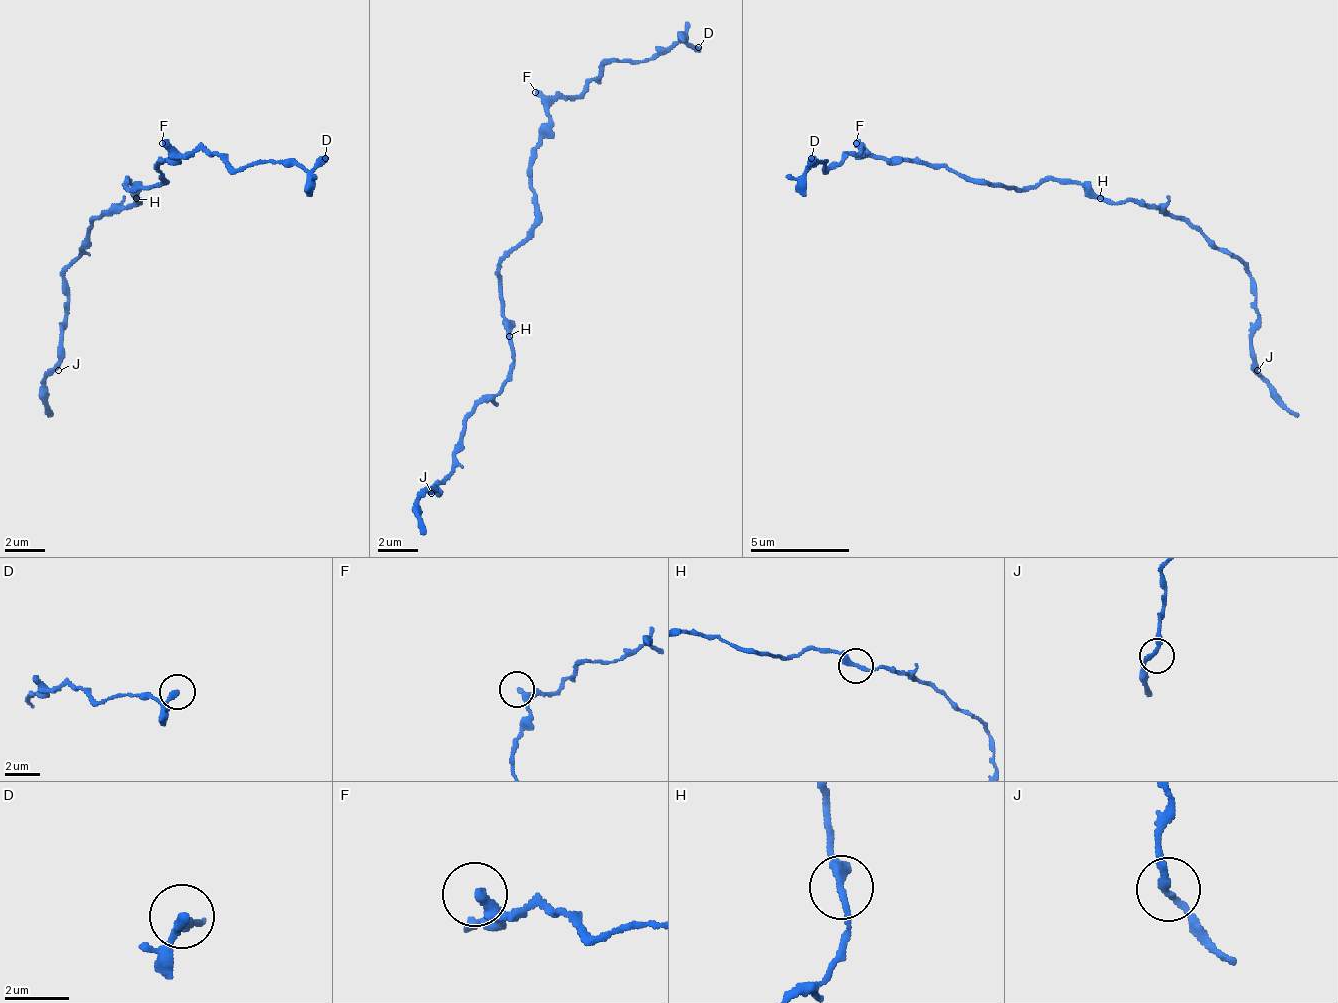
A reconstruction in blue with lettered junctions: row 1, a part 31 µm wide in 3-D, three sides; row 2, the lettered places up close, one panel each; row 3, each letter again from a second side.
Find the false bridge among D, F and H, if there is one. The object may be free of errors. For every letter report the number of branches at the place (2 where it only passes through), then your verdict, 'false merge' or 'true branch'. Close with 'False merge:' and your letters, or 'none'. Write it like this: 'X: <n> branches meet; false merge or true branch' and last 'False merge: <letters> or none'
D: 1 branches meet; true branch
F: 2 branches meet; true branch
H: 2 branches meet; false merge
False merge: H

